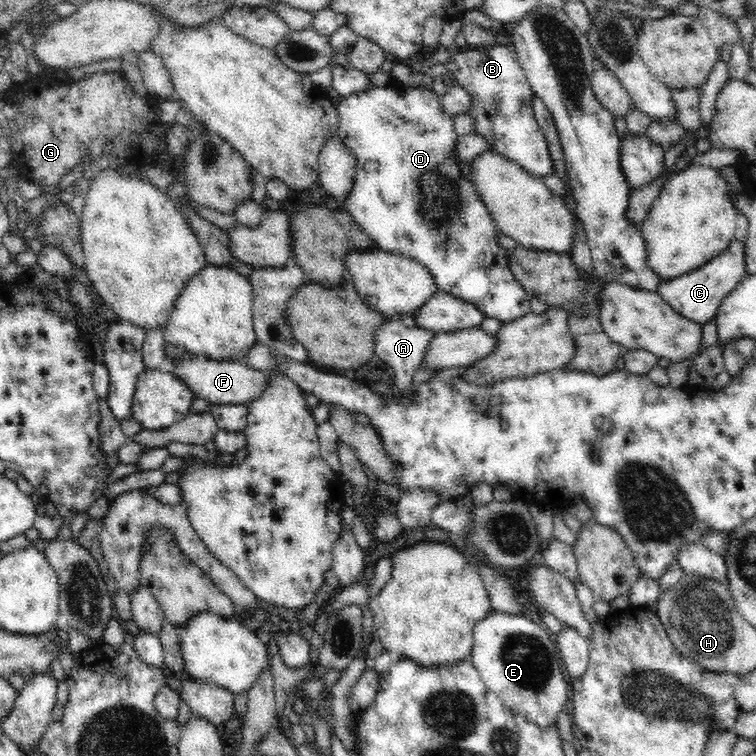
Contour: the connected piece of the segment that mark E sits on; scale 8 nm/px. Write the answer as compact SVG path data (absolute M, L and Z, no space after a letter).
M490 611L479 620L473 630L473 645L469 654L471 663L480 673L489 691L500 697L503 706L524 716L541 731L556 728L558 712L566 706L568 684L556 658L556 644L542 628L522 615Z

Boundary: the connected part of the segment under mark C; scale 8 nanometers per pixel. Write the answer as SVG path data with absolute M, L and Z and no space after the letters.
M733 239L726 251L712 258L708 264L704 264L704 267L673 279L663 279L656 293L668 302L674 312L680 313L688 320L704 324L711 320L720 304L724 302L724 298L732 293L740 280L746 276L748 276L746 245Z

